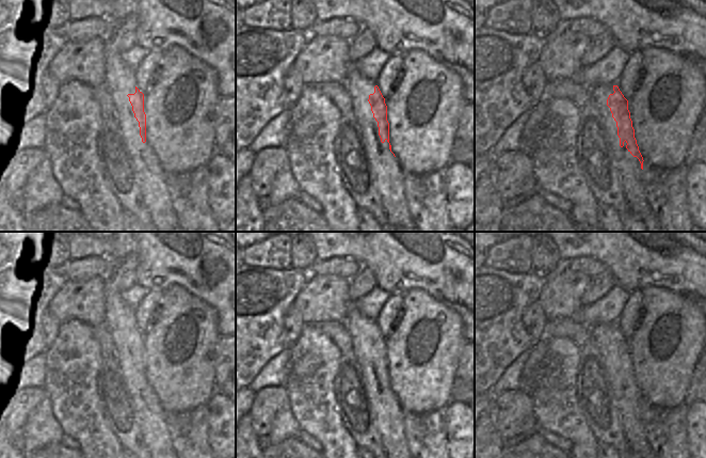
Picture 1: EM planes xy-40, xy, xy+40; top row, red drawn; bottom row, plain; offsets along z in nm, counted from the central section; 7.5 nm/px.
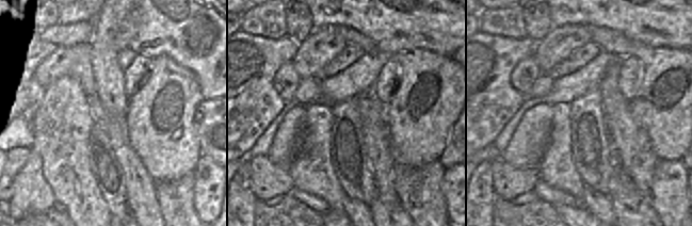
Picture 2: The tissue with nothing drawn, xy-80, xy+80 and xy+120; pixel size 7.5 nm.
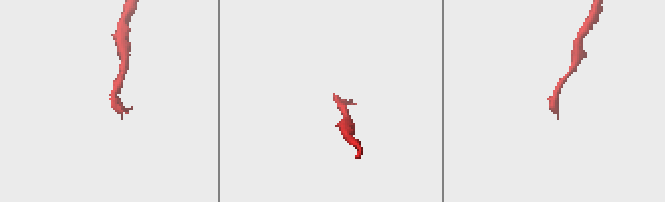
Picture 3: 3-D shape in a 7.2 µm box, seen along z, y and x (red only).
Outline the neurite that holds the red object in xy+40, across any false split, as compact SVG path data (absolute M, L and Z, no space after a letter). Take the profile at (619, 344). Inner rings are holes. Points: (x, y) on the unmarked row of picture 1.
M613 325L613 330L607 338L607 345L616 361L620 385L623 386L626 381L628 391L641 402L643 428L652 453L656 458L692 458L686 430L687 402L674 408L657 408L647 404L635 377L628 339L617 325Z

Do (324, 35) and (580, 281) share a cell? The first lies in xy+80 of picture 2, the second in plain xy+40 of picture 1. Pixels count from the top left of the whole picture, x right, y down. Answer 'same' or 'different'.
same

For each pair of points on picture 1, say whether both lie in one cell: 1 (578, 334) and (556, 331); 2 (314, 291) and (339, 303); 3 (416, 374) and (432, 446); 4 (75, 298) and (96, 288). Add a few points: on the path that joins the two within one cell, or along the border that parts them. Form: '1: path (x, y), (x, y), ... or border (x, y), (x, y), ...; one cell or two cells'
1: path (573, 331), (561, 331); one cell
2: path (320, 298), (326, 298), (333, 303); one cell
3: border (446, 405), (430, 411), (404, 412); two cells
4: path (80, 298), (86, 298), (91, 294); one cell

